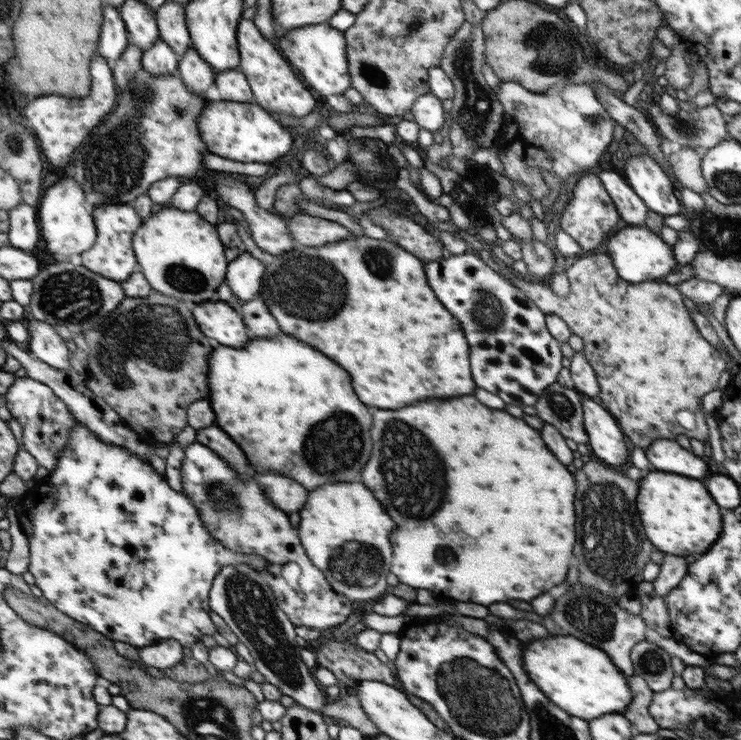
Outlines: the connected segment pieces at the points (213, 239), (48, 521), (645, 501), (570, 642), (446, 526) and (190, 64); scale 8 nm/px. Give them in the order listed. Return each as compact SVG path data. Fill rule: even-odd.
M173 206L162 208L161 212L151 215L147 221L144 221L140 230L133 236L133 248L137 252L139 264L143 266L140 269L152 288L165 296L179 298L179 300L195 304L201 304L205 300L214 300L217 288L221 286L221 282L225 282L228 274L230 262L217 225L205 220L197 211L185 212Z
M81 422L73 427L71 437L65 445L65 451L61 451L61 457L57 459L55 471L50 471L48 476L37 481L33 488L28 489L21 498L18 498L13 509L22 522L23 532L27 534L30 541L30 572L35 578L36 586L41 589L43 598L49 600L67 616L91 626L97 632L107 634L111 640L127 642L140 649L159 644L165 640L177 640L183 647L193 647L195 642L199 642L201 638L215 636L217 627L211 620L210 596L218 573L229 565L239 567L252 565L259 572L263 571L266 566L266 561L263 558L245 556L216 541L209 528L205 527L205 519L201 515L201 509L197 508L197 503L189 498L184 490L177 491L177 488L173 488L173 484L169 484L169 476L159 473L151 463L141 459L131 449L107 443L97 434L93 434L93 431Z
M655 470L645 474L639 484L641 492L637 492L637 510L641 512L641 524L645 524L645 536L653 540L657 550L677 556L703 552L721 532L717 506L701 482L673 472Z
M547 636L527 642L521 656L525 656L525 672L529 672L529 680L533 680L533 684L537 684L557 708L588 721L601 714L619 712L631 700L623 676L619 676L617 668L607 656L603 656L603 652L603 649L587 646L573 636Z
M459 396L449 400L429 400L429 402L417 402L399 410L375 410L373 412L373 428L369 428L369 436L381 438L373 444L373 456L369 456L369 464L365 464L365 472L361 472L361 482L381 500L381 506L389 516L393 516L393 522L397 524L397 532L393 532L393 548L397 548L397 556L392 556L392 564L389 568L391 574L399 578L399 582L411 586L411 588L427 588L441 592L445 598L454 601L469 602L487 607L493 603L508 603L511 601L529 600L545 593L551 586L557 586L565 580L567 564L571 560L571 548L575 542L575 514L573 514L573 492L575 484L571 474L565 470L563 464L559 464L553 454L545 448L539 434L529 428L523 420L509 416L503 410L491 410L481 406L473 396ZM449 506L453 520L437 518L437 512L441 508Z
M191 48L180 58L178 74L189 92L203 94L215 85L217 72Z

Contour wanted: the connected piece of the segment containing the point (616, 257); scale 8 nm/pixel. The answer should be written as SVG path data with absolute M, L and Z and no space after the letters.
M627 226L616 229L605 240L603 248L609 254L612 264L621 279L629 283L644 283L645 281L661 281L677 262L673 257L672 248L660 236L647 227Z

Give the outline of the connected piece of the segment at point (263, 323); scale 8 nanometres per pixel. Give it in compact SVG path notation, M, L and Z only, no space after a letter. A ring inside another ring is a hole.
M261 296L242 304L241 310L245 324L248 324L248 331L254 338L273 338L280 334L280 328L267 312Z

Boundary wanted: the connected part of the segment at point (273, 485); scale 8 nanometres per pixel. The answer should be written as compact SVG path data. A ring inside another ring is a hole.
M260 474L261 476L257 476L257 484L275 508L281 509L287 515L299 511L307 498L307 492L297 482L279 474Z

